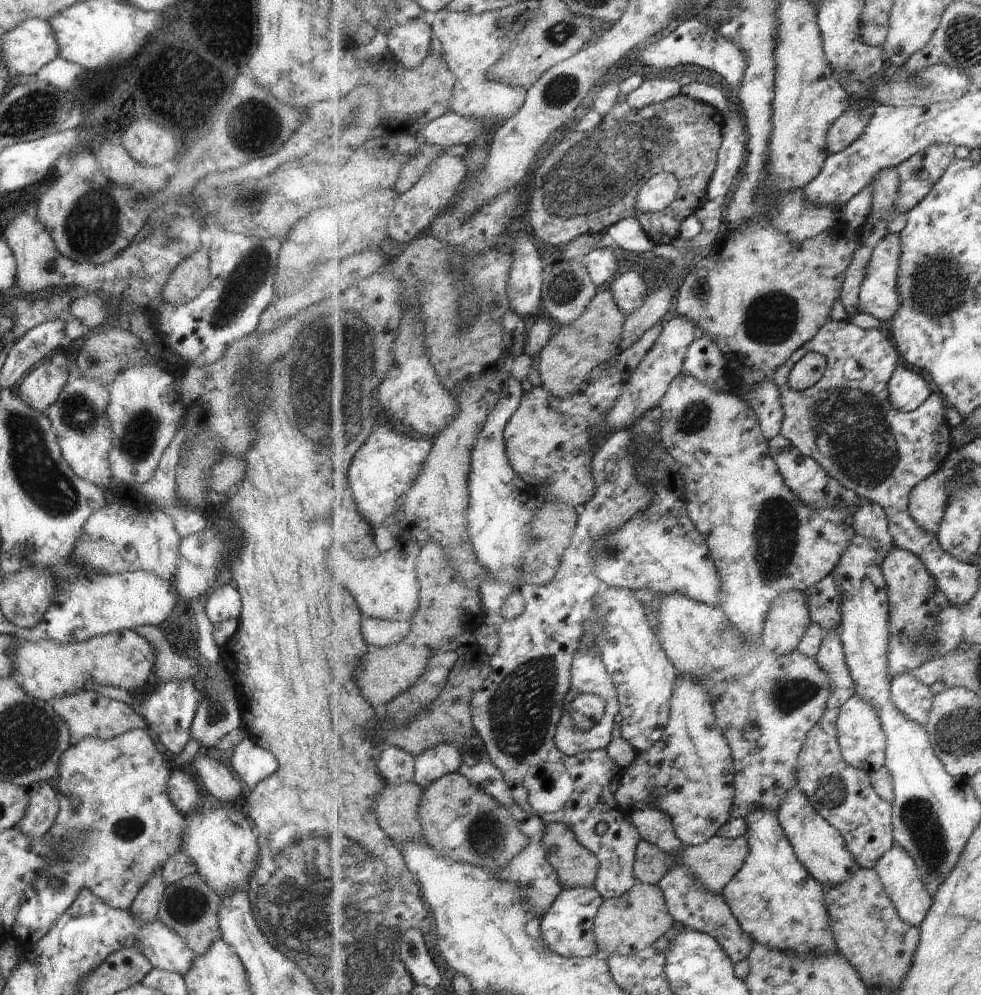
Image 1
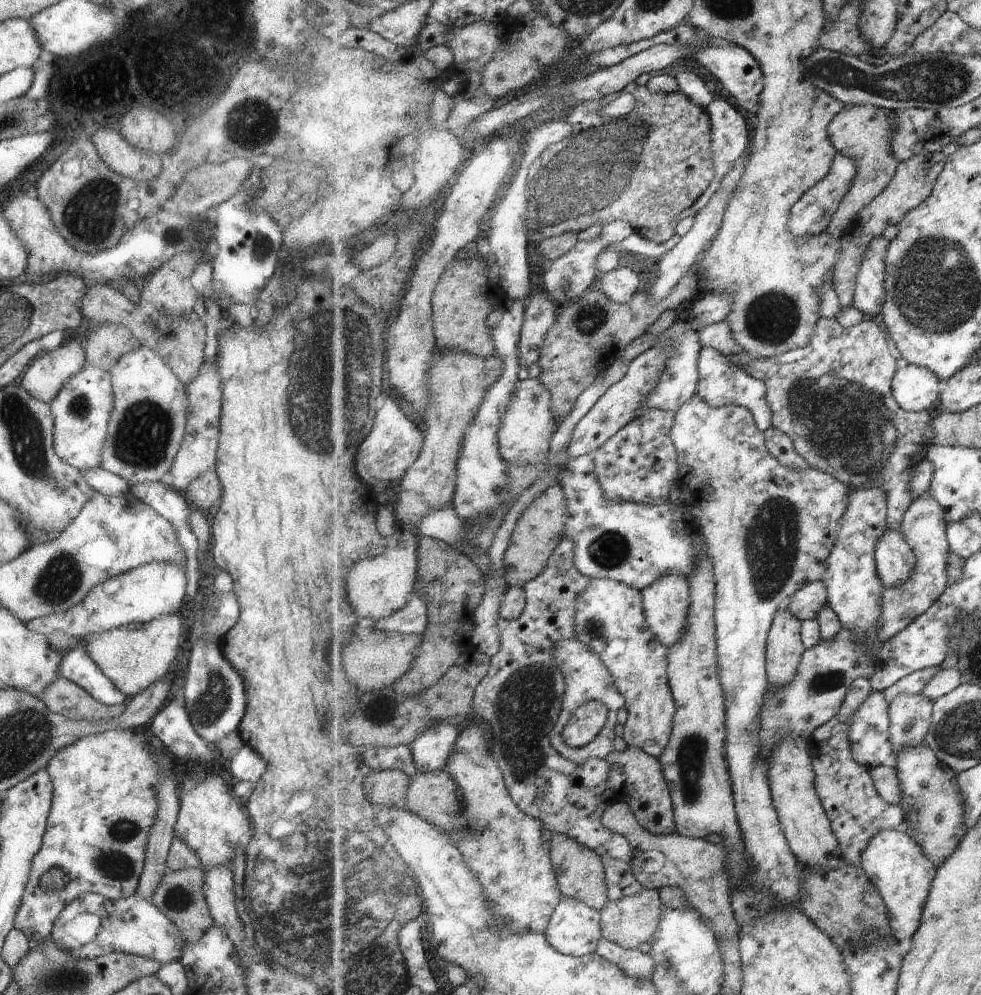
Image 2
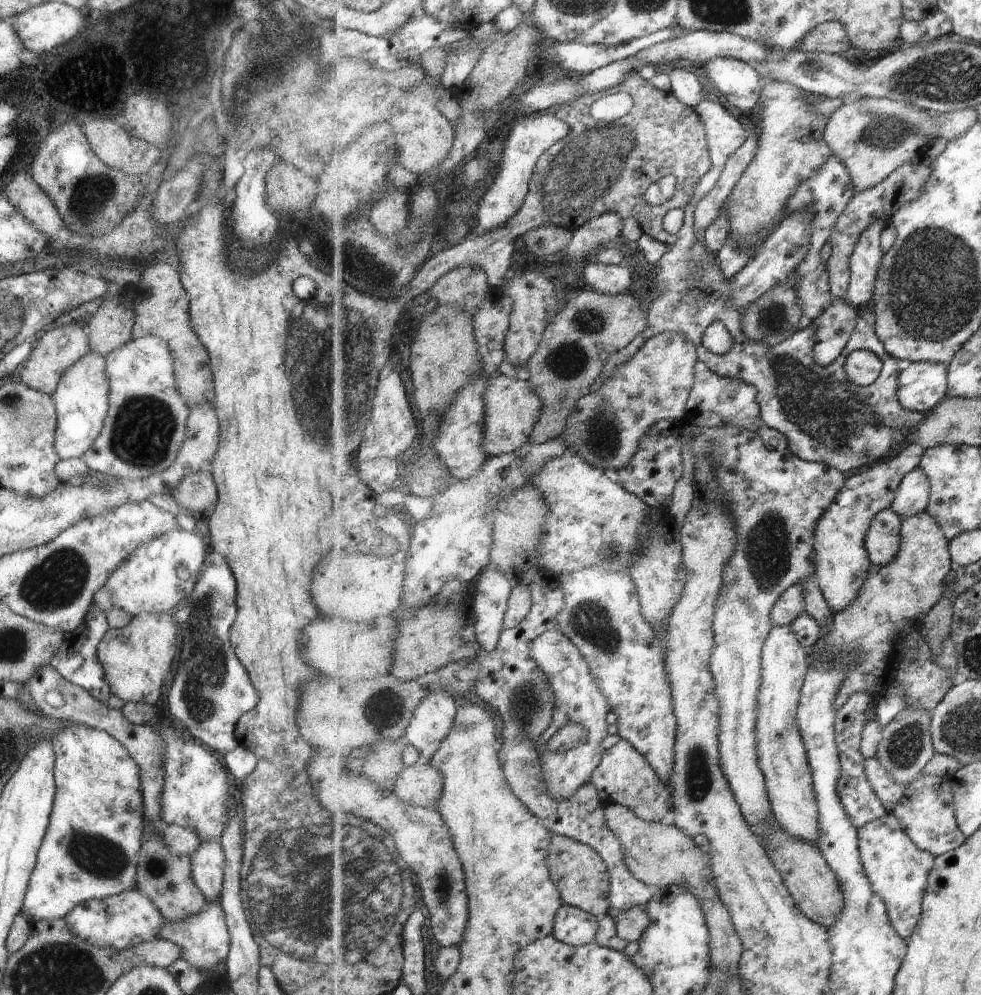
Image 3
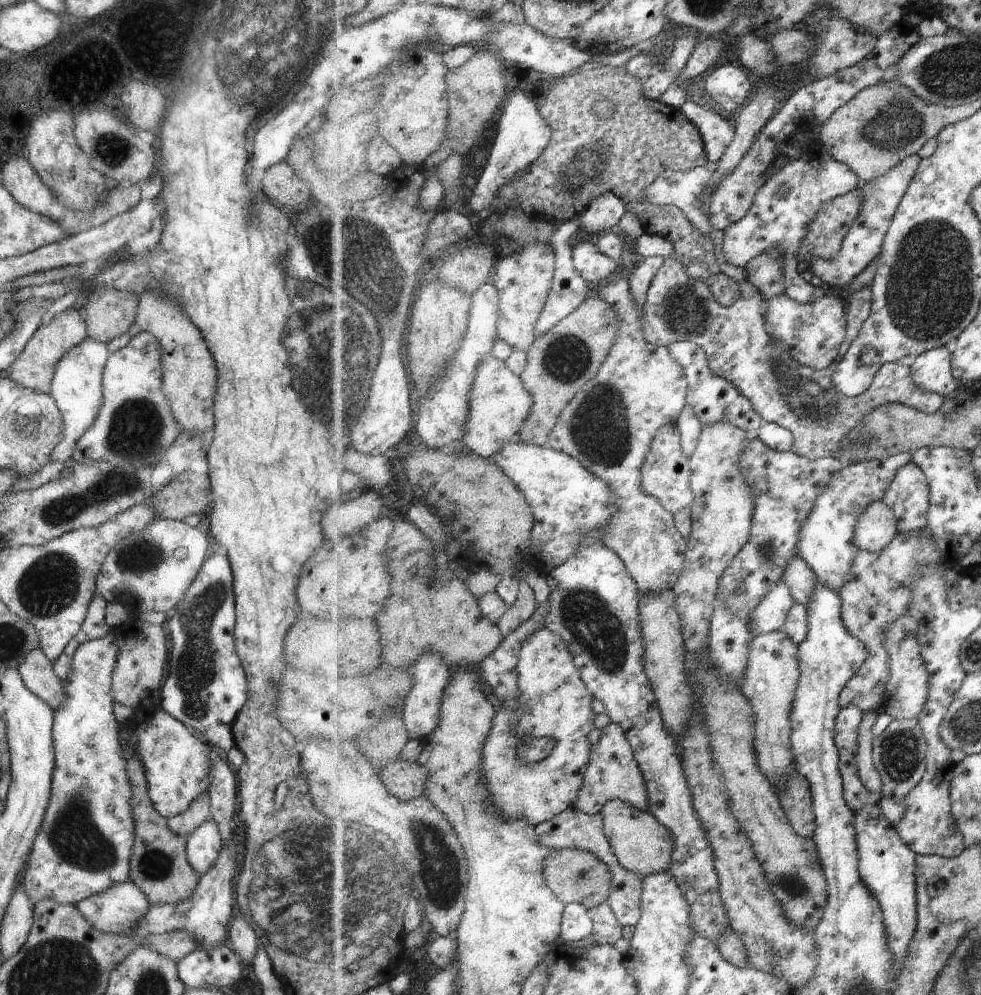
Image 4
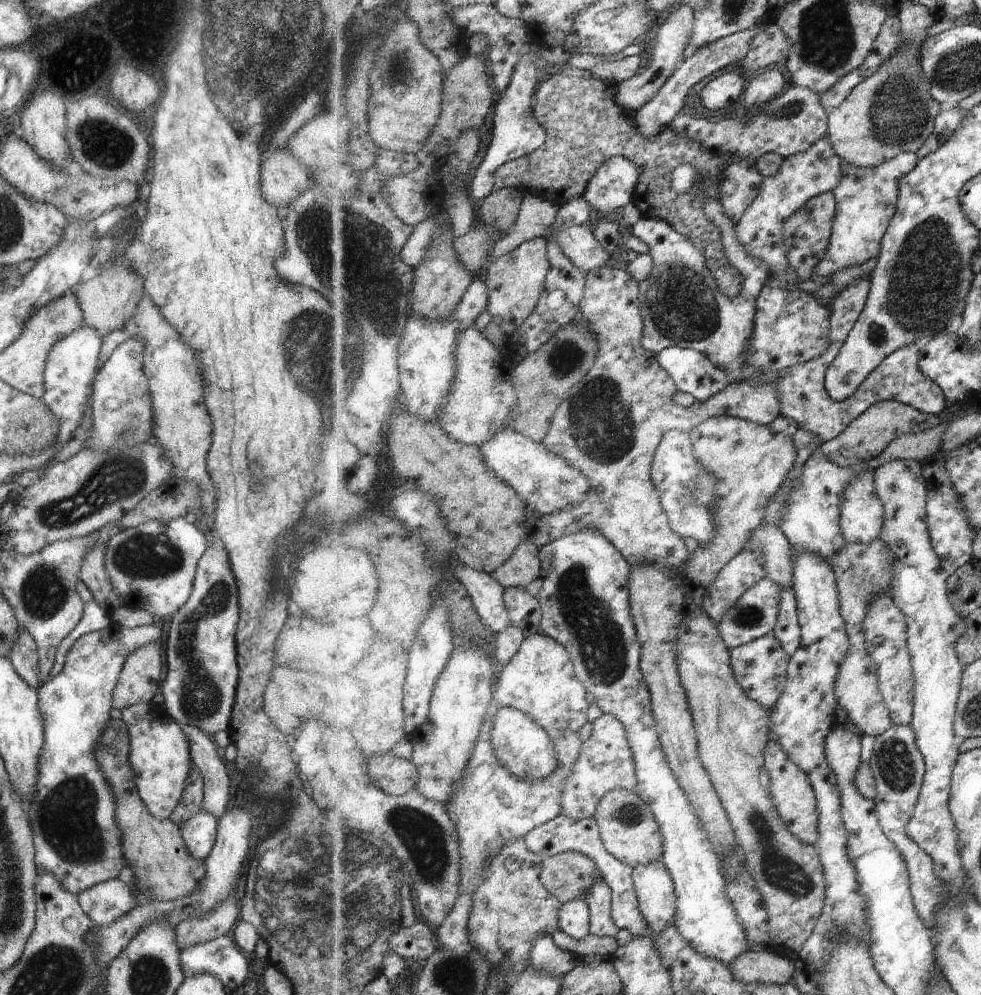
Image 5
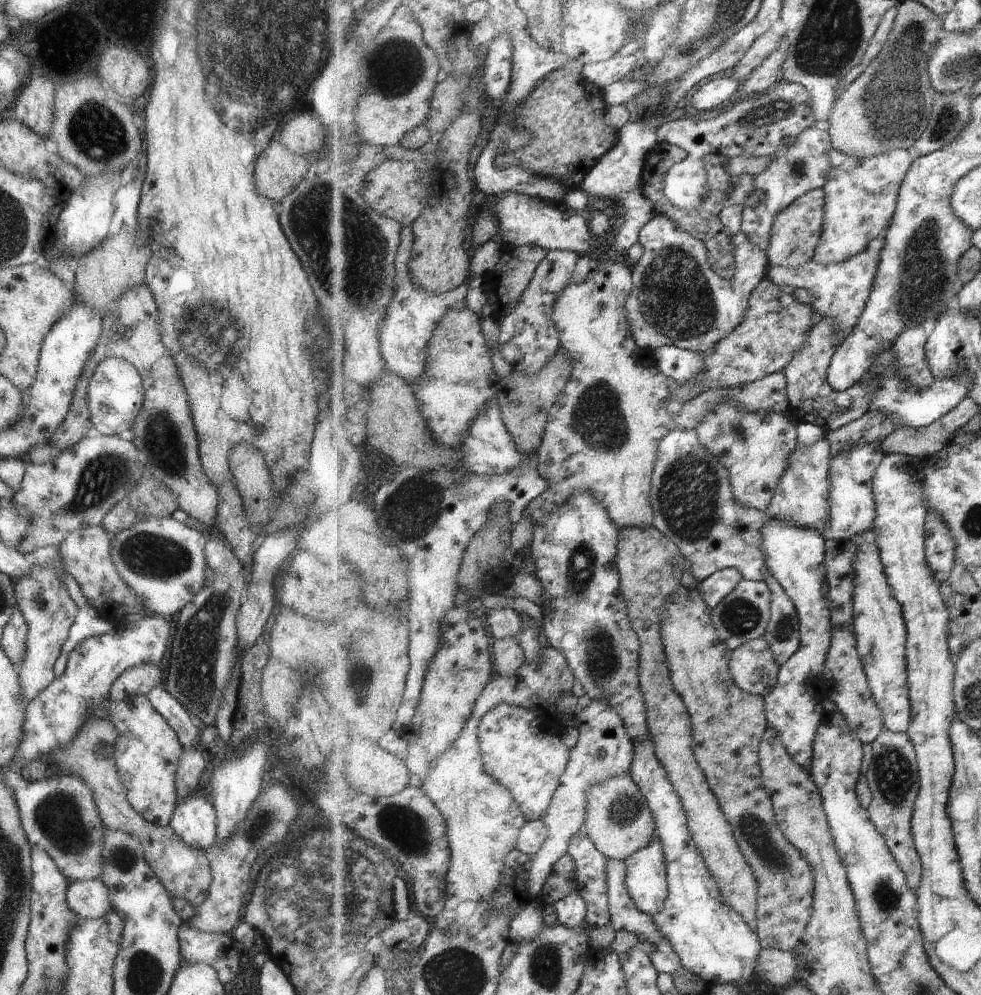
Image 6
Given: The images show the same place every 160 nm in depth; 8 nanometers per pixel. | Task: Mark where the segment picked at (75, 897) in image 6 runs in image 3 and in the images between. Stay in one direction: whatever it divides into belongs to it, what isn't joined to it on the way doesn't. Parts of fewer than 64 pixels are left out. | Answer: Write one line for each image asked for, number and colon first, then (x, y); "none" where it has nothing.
3: (128, 918)
4: (116, 910)
5: (104, 902)

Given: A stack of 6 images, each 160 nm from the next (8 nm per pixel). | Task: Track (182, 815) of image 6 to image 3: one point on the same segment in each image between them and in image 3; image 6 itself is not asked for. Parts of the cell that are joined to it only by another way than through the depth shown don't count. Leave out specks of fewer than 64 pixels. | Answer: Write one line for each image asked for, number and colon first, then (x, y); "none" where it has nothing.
3: (206, 863)
4: (202, 846)
5: (199, 831)

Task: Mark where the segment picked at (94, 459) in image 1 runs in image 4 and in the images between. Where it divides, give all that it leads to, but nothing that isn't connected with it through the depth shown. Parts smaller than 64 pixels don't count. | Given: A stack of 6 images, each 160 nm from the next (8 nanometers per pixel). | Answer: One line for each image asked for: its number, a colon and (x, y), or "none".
2: (80, 410)
3: (80, 399)
4: (76, 384)

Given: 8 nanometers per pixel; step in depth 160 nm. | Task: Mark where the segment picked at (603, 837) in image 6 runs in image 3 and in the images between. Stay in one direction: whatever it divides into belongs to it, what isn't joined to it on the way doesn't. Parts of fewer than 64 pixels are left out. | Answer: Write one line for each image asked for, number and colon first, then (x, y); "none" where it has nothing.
3: (660, 854)
4: (645, 846)
5: (631, 832)

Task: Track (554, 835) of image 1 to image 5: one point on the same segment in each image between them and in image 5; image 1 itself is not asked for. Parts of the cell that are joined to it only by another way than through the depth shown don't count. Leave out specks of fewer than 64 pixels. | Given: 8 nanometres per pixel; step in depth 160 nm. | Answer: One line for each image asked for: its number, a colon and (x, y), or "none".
2: (581, 872)
3: (579, 871)
4: (576, 875)
5: (570, 875)

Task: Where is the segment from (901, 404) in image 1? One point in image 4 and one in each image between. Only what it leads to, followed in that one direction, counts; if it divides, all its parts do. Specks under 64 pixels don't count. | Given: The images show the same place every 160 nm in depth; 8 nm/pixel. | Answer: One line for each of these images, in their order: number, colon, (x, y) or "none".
2: (915, 388)
3: (922, 386)
4: (932, 371)

